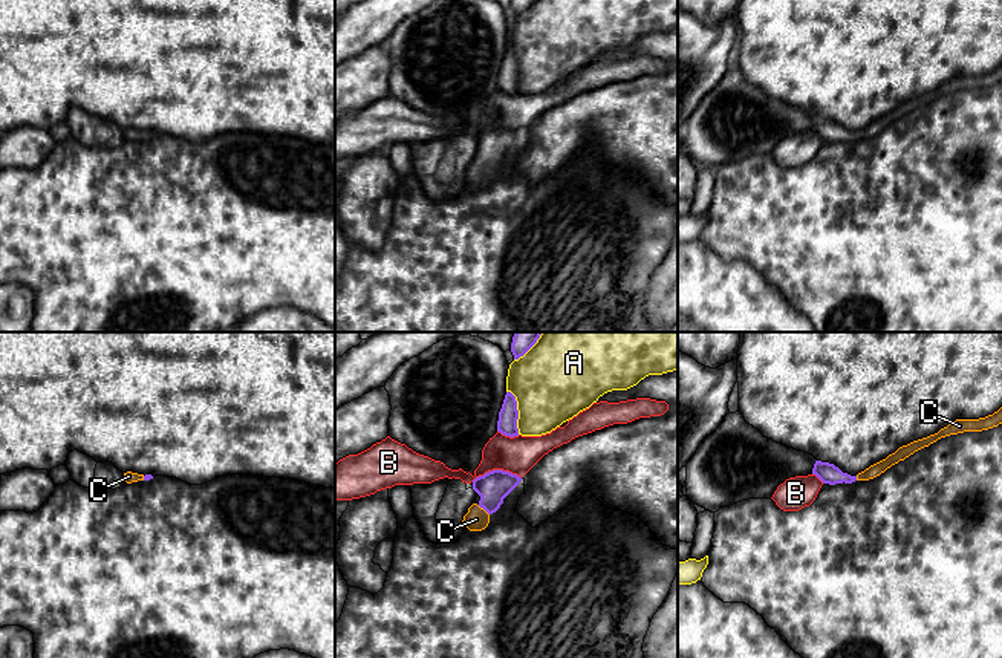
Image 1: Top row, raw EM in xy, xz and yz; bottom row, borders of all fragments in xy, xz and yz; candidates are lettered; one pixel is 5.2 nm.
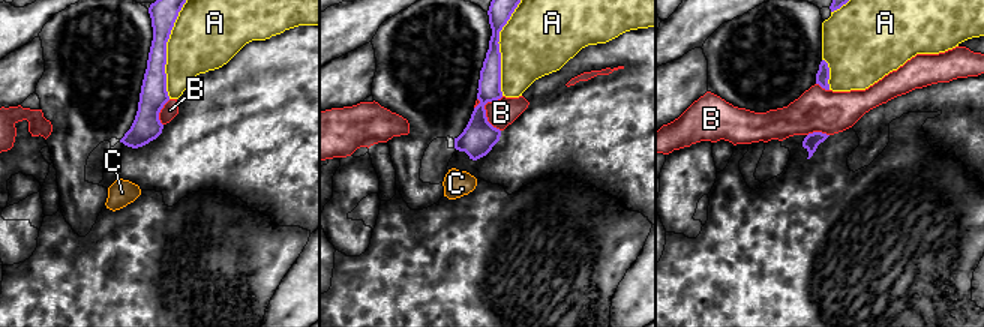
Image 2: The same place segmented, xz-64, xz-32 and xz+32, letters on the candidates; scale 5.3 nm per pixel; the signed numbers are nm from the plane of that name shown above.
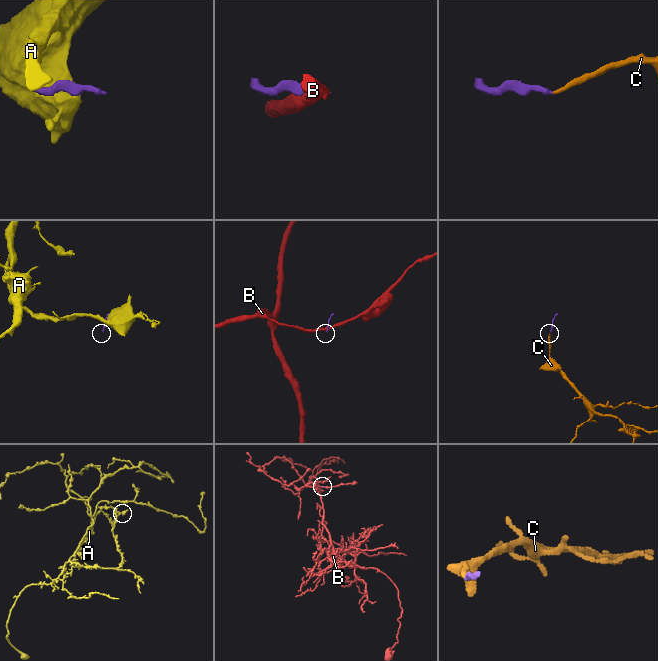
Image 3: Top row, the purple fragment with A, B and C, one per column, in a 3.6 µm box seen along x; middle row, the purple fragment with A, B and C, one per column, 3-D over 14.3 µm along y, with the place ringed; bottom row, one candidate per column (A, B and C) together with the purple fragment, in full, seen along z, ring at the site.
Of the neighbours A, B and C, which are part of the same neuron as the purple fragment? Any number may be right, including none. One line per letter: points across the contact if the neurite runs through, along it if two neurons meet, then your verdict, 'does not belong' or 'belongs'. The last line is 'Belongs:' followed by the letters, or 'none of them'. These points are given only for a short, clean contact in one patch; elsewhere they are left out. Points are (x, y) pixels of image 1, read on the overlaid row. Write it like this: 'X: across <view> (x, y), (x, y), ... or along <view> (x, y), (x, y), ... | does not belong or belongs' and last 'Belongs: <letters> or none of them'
A: does not belong
B: along xz (520, 476), (511, 472), (488, 470), (471, 481) | does not belong
C: across xz (493, 487), (491, 499), (484, 508), (476, 519) | belongs
Belongs: C

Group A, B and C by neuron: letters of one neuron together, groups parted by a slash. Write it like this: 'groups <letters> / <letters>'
groups A / B / C

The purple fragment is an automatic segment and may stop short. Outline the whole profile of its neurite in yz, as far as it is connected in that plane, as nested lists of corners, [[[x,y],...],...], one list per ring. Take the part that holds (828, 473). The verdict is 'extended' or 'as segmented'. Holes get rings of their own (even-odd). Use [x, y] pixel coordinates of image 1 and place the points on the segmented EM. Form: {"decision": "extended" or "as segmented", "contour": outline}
{"decision": "extended", "contour": [[[1002,407],[994,412],[993,415],[988,415],[985,418],[979,419],[956,419],[950,422],[947,427],[941,428],[938,433],[930,435],[927,438],[913,441],[907,445],[900,447],[895,453],[889,454],[886,459],[870,465],[864,471],[858,473],[857,476],[851,476],[847,473],[843,473],[838,467],[829,462],[815,461],[812,474],[815,474],[823,484],[835,485],[835,484],[852,484],[855,480],[869,480],[881,473],[884,473],[892,465],[898,464],[900,461],[904,461],[915,451],[929,447],[930,444],[936,442],[941,438],[958,435],[964,432],[982,432],[993,427],[997,427],[1002,424]]]}

